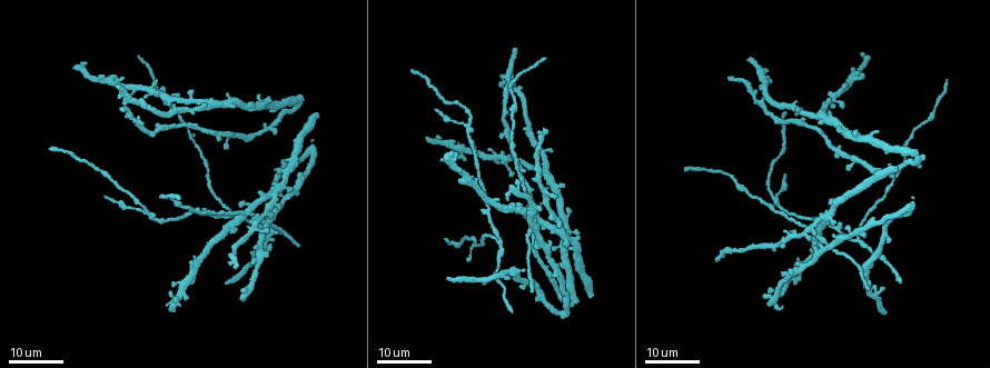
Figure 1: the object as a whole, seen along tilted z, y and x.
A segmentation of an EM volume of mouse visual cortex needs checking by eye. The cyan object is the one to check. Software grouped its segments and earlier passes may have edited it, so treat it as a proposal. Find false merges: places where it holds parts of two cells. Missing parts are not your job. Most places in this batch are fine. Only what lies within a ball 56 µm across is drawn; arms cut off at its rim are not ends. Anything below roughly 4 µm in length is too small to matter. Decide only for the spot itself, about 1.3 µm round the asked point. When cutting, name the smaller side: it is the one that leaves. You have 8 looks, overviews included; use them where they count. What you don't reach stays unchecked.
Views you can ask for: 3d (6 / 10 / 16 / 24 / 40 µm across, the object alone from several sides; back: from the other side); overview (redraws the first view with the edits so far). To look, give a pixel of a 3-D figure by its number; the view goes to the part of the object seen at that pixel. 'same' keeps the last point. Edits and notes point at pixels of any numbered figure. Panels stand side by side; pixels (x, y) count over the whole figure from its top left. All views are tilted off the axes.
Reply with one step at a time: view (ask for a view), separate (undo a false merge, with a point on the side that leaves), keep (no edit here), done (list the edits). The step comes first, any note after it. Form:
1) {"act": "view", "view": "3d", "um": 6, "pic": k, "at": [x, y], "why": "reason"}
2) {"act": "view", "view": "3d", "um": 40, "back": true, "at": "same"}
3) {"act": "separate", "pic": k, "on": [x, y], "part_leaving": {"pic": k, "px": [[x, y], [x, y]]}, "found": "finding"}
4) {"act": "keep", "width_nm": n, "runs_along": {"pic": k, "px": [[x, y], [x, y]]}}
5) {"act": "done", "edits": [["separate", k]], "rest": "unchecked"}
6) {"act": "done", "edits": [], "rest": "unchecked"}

{"act": "view", "view": "3d", "um": 24, "pic": 1, "at": [281, 230], "why": "three-way junction"}

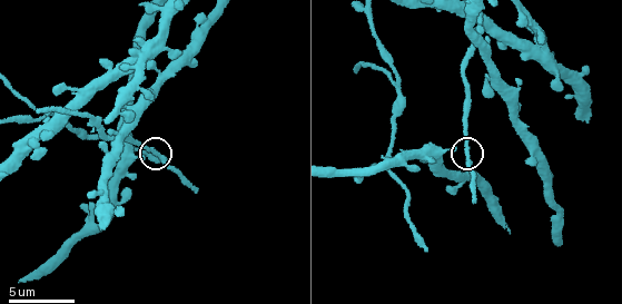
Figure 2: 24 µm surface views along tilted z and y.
{"act": "view", "view": "3d", "um": 6, "pic": 2, "at": [154, 149], "why": "zoom in"}

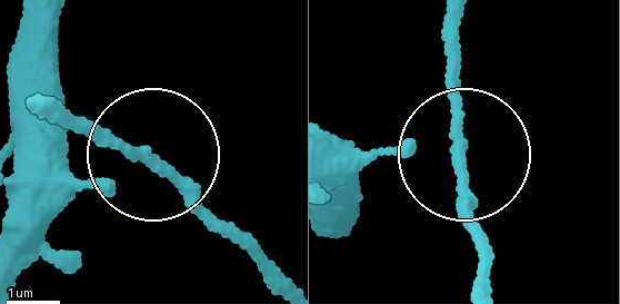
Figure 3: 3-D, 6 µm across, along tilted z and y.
{"act": "keep", "width_nm": 180, "runs_along": {"pic": 3, "px": [[451, 18], [463, 188], [487, 251]]}, "found": "continuous, no second cell"}

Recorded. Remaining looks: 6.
{"act": "view", "view": "3d", "um": 10, "pic": 2, "at": [396, 86], "why": "a fork"}

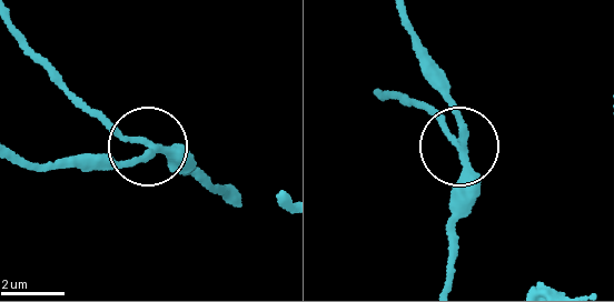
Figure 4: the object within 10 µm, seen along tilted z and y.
{"act": "keep", "arms": 3, "found": "all the same cell"}

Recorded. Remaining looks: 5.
{"act": "view", "view": "3d", "um": 24, "pic": 1, "at": [773, 199], "why": "thin arm on a thick one"}

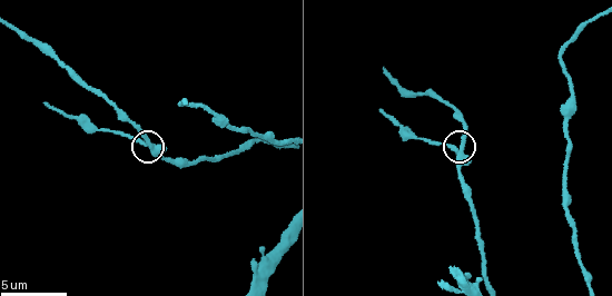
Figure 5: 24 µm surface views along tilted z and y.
{"act": "view", "view": "3d", "um": 6, "pic": 5, "at": [457, 147]}

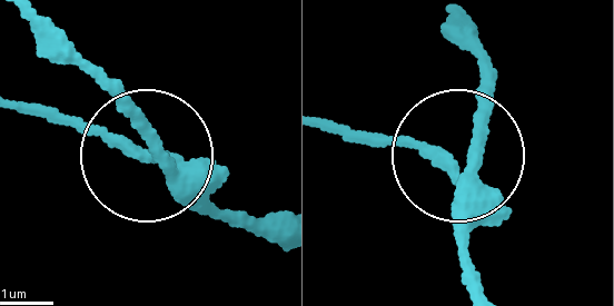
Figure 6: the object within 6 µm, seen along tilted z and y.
{"act": "separate", "pic": 6, "on": [104, 134], "part_leaving": {"pic": 6, "px": [[180, 166], [11, 106]]}, "found": "two cells meet here"}

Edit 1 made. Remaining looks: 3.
{"act": "view", "view": "overview", "why": "redraw"}

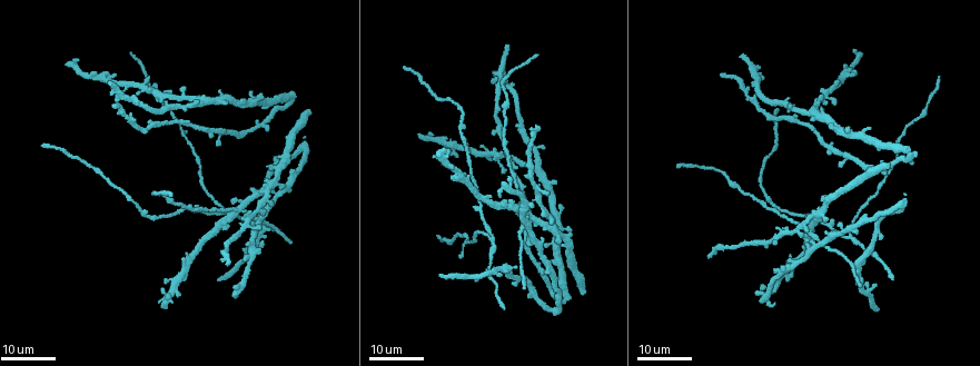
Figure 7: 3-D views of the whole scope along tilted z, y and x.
{"act": "view", "view": "3d", "um": 16, "pic": 7, "at": [479, 203], "why": "two arms in line, one across"}

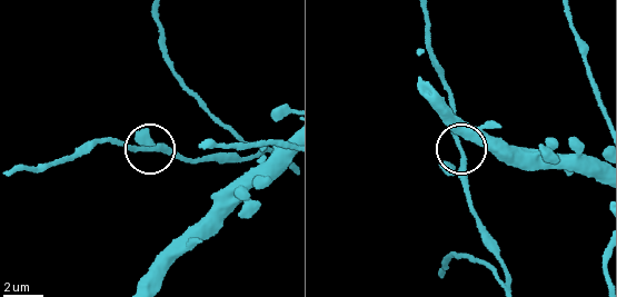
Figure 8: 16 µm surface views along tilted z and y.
{"act": "view", "view": "3d", "um": 10, "pic": 8, "at": [460, 151]}

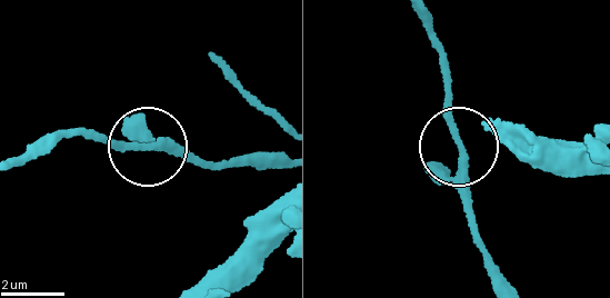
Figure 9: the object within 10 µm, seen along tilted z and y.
{"act": "keep", "arms": 3, "found": "one cell here"}

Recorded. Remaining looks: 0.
{"act": "done", "edits": [["separate", 6]], "rest": "unchecked"}

